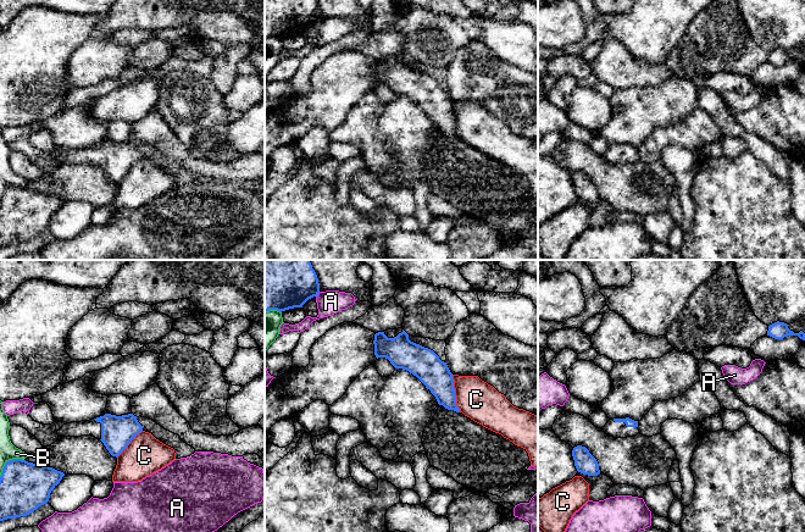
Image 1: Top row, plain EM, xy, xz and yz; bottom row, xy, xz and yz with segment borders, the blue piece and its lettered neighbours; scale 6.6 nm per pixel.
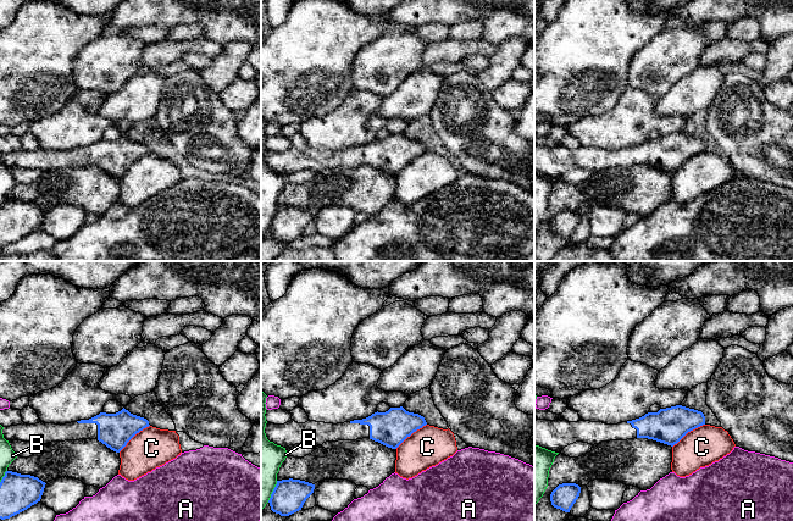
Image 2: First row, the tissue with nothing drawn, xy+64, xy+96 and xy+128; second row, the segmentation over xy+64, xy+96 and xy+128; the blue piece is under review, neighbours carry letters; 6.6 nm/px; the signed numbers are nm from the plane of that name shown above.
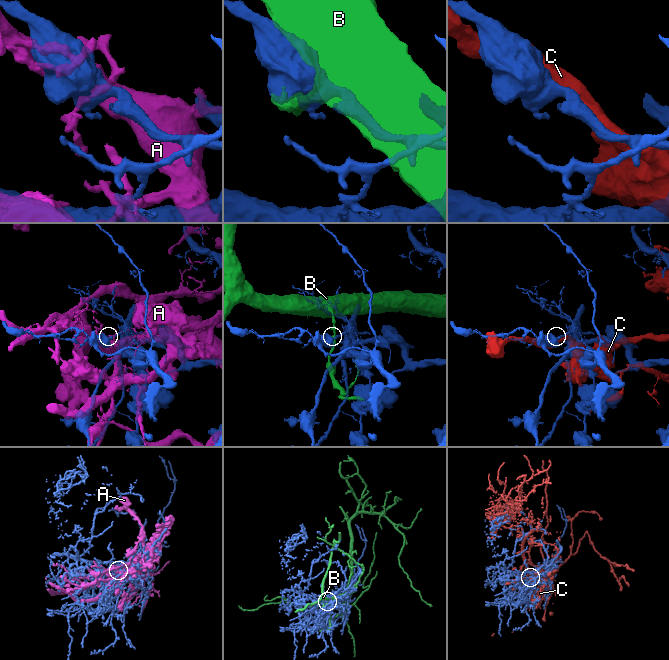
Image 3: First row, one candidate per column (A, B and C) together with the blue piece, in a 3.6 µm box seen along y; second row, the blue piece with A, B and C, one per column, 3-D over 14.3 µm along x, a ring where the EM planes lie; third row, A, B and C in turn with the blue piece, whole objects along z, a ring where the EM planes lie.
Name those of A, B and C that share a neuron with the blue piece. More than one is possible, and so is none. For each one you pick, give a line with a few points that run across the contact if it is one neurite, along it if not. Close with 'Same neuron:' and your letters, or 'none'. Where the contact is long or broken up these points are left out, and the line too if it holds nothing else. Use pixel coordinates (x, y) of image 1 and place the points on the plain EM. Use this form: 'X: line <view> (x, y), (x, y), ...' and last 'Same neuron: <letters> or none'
Same neuron: none

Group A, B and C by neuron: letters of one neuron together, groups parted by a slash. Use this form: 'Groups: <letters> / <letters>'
Groups: A / B / C

